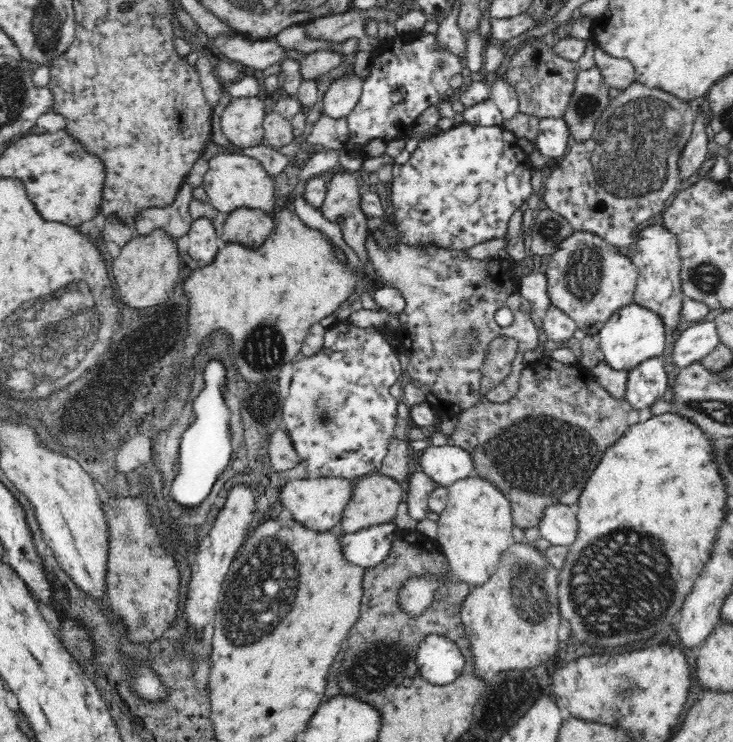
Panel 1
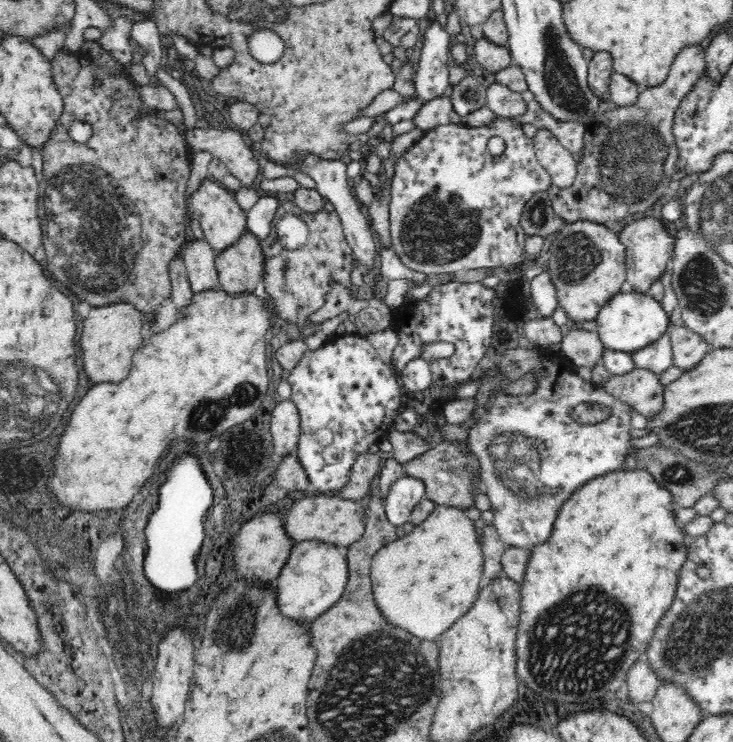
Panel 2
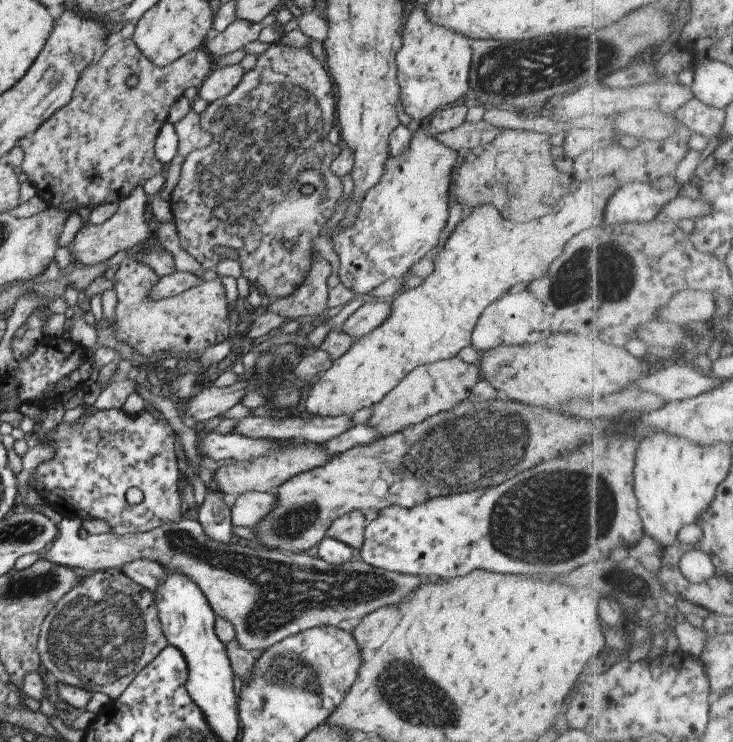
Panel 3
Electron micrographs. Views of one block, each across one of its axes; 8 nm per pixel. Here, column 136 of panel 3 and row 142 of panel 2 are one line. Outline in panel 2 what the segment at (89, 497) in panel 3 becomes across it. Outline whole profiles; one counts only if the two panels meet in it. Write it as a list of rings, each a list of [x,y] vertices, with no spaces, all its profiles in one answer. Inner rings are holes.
[[[498,117],[490,124],[470,127],[465,124],[452,123],[451,125],[437,126],[426,131],[423,137],[414,142],[400,154],[395,166],[394,176],[390,182],[390,202],[389,221],[391,244],[395,248],[396,254],[400,257],[404,266],[424,274],[446,274],[446,272],[458,272],[469,268],[497,268],[499,270],[511,269],[516,265],[524,265],[527,261],[524,258],[524,244],[527,234],[520,226],[520,215],[523,213],[525,202],[528,202],[534,194],[547,191],[552,182],[552,178],[544,167],[539,163],[533,147],[533,139],[526,137],[521,125],[510,121],[506,117]],[[492,136],[500,136],[505,142],[505,150],[499,156],[494,156],[488,151],[488,139]]]

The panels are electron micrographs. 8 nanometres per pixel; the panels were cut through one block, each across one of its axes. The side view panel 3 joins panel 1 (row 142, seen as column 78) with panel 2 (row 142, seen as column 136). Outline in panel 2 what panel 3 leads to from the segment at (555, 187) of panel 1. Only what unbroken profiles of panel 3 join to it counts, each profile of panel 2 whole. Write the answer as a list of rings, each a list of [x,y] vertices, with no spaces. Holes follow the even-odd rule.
[[[699,44],[686,46],[680,56],[674,57],[664,82],[658,86],[642,87],[636,102],[598,115],[586,127],[584,148],[580,152],[582,160],[578,162],[575,182],[562,189],[551,184],[547,190],[552,208],[560,218],[566,223],[592,221],[604,224],[642,212],[650,208],[654,200],[663,198],[679,160],[672,132],[673,118],[680,101],[706,70],[704,52]]]

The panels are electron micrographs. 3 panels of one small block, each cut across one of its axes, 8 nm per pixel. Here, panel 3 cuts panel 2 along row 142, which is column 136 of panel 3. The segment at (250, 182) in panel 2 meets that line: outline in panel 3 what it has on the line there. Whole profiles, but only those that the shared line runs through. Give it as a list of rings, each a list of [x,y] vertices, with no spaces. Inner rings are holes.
[[[138,185],[124,200],[118,205],[118,210],[108,220],[101,225],[84,225],[75,237],[68,252],[72,253],[72,258],[76,258],[79,265],[100,265],[112,258],[120,250],[130,250],[134,246],[143,246],[143,243],[153,236],[146,220],[144,219],[145,206],[148,204],[148,196],[143,187]]]

